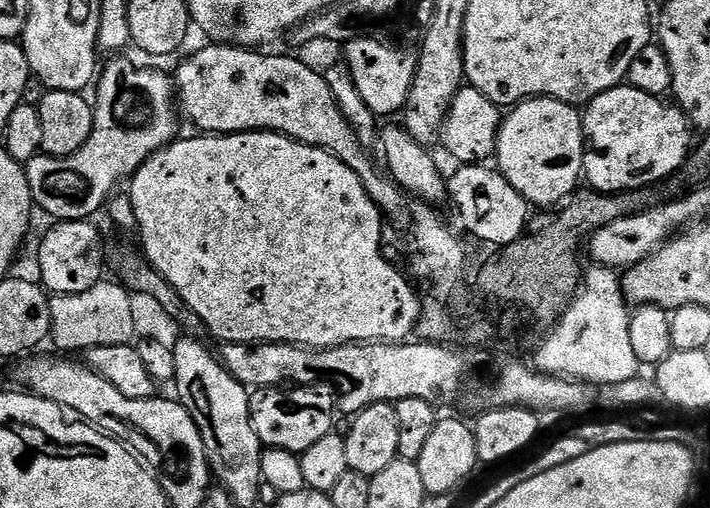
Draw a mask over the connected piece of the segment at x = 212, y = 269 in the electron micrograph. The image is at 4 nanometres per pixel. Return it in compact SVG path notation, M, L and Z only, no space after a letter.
M257 130L257 131L255 131L255 132L229 132L229 133L227 133L227 134L192 134L192 135L196 135L196 136L192 136L192 137L190 137L190 138L189 138L189 140L183 140L183 138L177 138L177 139L175 139L175 140L173 140L173 141L172 141L172 143L171 143L171 144L169 144L169 145L167 145L167 146L166 146L166 147L165 147L165 148L163 148L163 150L161 150L161 151L160 151L160 152L156 152L156 153L154 153L154 155L152 155L152 157L150 157L150 159L148 159L148 161L147 161L147 162L145 162L145 163L144 163L144 164L143 164L143 166L142 166L142 167L141 167L141 168L139 168L139 169L138 169L138 170L137 170L137 171L136 171L136 175L135 175L135 176L133 176L133 177L131 177L131 180L130 180L130 185L131 185L131 184L132 184L132 190L131 190L131 189L130 189L130 197L131 197L131 199L132 199L132 202L133 202L133 208L134 208L134 214L136 214L136 215L137 215L137 229L138 229L138 235L139 235L139 234L140 234L140 240L141 240L141 242L142 242L142 243L144 243L144 248L143 248L143 247L142 247L142 252L143 252L143 255L144 255L144 256L145 256L145 257L146 257L146 260L147 260L147 263L149 263L149 264L151 264L151 265L152 265L152 267L153 267L153 268L155 268L155 269L156 269L156 271L157 271L157 272L160 272L160 273L161 273L161 274L162 274L162 278L166 278L166 282L170 282L170 286L174 286L174 290L175 290L175 291L176 291L176 292L177 292L177 294L179 294L179 295L180 295L180 296L181 296L181 298L182 298L182 299L183 299L183 300L184 300L184 302L185 302L185 304L187 304L187 305L188 305L188 308L189 308L189 309L190 309L190 310L194 310L194 314L198 314L198 318L202 318L202 322L203 322L203 323L204 323L204 325L205 325L205 326L207 326L207 328L208 328L208 330L209 330L209 333L211 333L211 335L212 335L212 336L213 336L213 337L214 337L214 336L215 336L215 335L216 335L216 336L217 336L217 338L218 338L218 339L217 339L217 341L220 341L220 342L223 342L223 343L225 343L225 344L265 344L265 343L266 343L266 342L274 342L274 343L275 343L275 344L298 344L298 345L301 345L301 346L303 346L303 347L305 347L305 348L337 348L337 347L338 347L338 346L342 346L342 345L343 345L343 344L363 344L363 343L365 343L365 342L404 342L404 341L407 341L407 340L408 340L408 339L409 339L409 337L411 337L411 336L412 336L412 335L413 335L413 333L415 333L415 331L416 331L416 323L417 323L417 322L418 322L418 318L419 318L419 317L420 317L420 305L421 305L421 303L422 303L422 300L421 300L421 297L419 297L419 298L418 298L418 297L416 297L416 292L415 292L415 290L414 290L414 289L412 289L412 288L411 288L411 286L410 286L410 285L408 285L408 284L407 284L407 282L406 282L406 281L404 281L404 276L403 276L403 274L402 274L402 273L400 273L400 271L401 271L401 269L400 269L400 268L399 268L399 267L397 267L397 265L394 265L394 264L391 264L391 262L390 262L390 261L388 261L388 259L386 259L386 257L384 257L384 248L383 248L383 247L382 247L382 243L381 243L381 244L380 244L380 224L381 224L381 225L382 225L382 217L381 217L381 215L380 215L380 209L379 209L379 208L377 208L377 207L376 207L376 204L375 204L375 202L374 202L374 201L373 201L373 200L372 200L372 199L370 199L370 197L369 197L369 196L368 196L368 195L367 195L367 194L366 194L366 190L365 190L365 189L364 189L364 187L363 187L363 186L362 186L362 182L361 182L361 181L360 181L360 179L359 179L359 178L358 178L358 174L354 174L354 170L350 170L350 166L349 166L349 165L348 165L348 164L343 164L343 162L341 162L341 160L340 160L340 159L338 159L338 157L337 157L337 156L335 156L335 155L334 155L334 154L330 154L330 153L329 153L329 152L327 152L327 151L326 151L326 150L322 150L322 149L321 149L321 148L315 148L315 146L314 146L314 145L312 145L312 144L303 144L303 143L302 143L302 142L298 142L298 141L297 141L297 140L291 140L291 139L290 139L290 137L289 137L289 136L285 136L285 135L283 135L283 134L281 134L281 133L278 133L278 132L266 132L266 131L263 131L263 130Z

